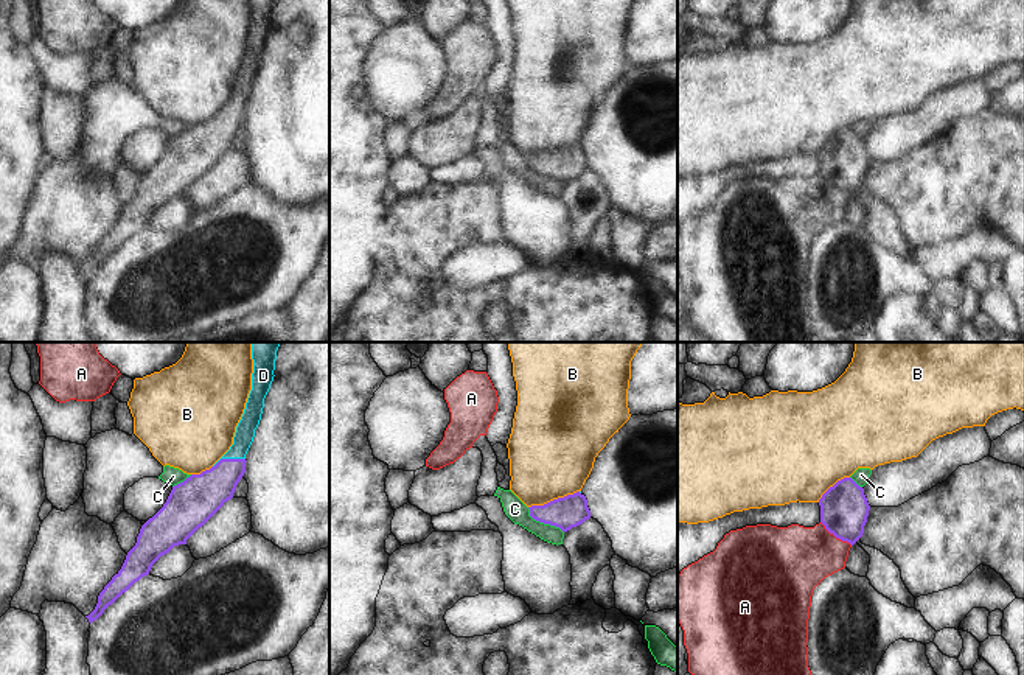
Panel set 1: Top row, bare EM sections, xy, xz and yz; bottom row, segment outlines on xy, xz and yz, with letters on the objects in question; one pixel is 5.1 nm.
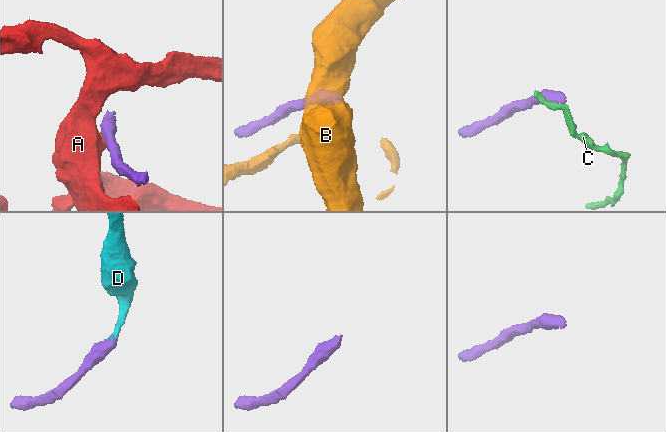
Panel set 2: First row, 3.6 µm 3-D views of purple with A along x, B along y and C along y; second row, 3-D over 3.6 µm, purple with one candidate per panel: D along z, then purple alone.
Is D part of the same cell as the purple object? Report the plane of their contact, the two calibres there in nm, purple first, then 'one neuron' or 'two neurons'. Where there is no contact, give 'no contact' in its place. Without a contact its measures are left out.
meets purple in xy; 240 nm thick on the purple side, 100 nm on the other; one neuron

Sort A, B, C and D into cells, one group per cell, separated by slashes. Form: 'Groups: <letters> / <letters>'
Groups: A / B / C / D.

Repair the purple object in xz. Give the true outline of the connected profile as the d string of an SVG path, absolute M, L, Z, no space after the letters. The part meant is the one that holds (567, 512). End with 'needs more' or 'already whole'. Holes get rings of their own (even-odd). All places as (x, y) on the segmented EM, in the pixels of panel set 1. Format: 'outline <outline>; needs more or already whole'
outline M580 491L528 509L533 519L559 527L563 532L567 532L590 518L587 499Z; already whole

